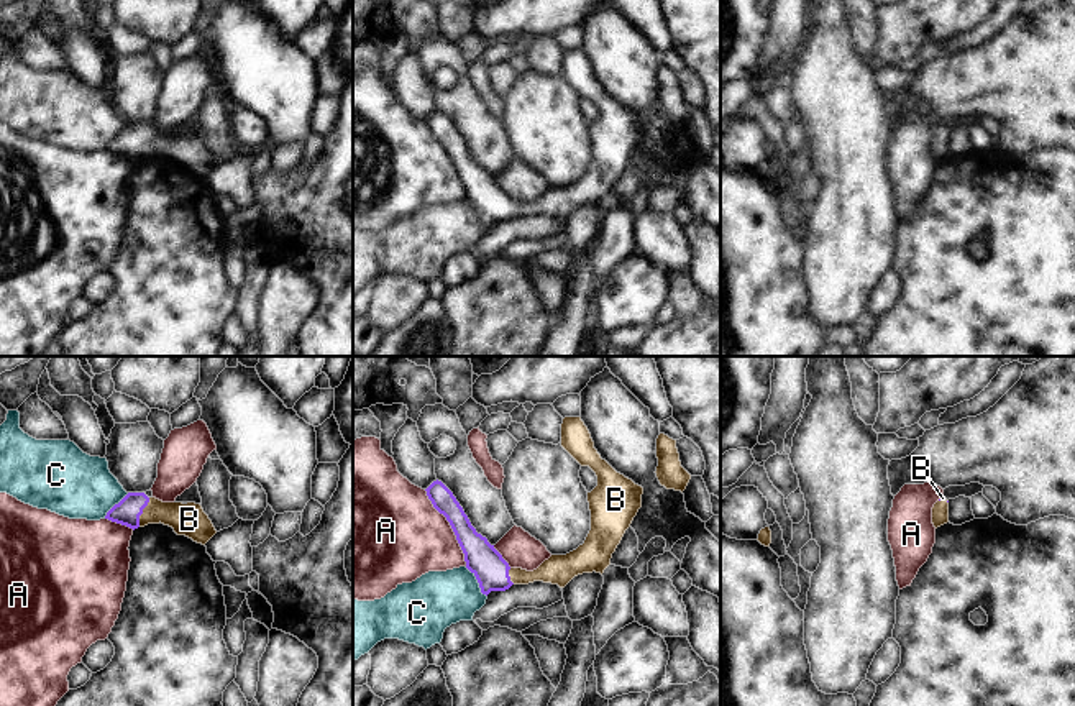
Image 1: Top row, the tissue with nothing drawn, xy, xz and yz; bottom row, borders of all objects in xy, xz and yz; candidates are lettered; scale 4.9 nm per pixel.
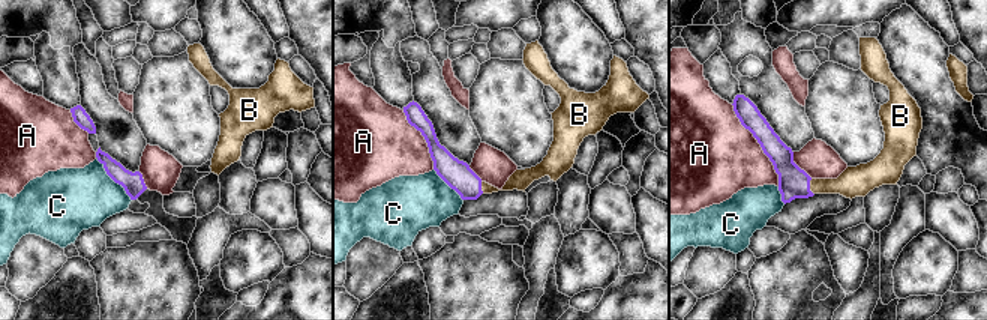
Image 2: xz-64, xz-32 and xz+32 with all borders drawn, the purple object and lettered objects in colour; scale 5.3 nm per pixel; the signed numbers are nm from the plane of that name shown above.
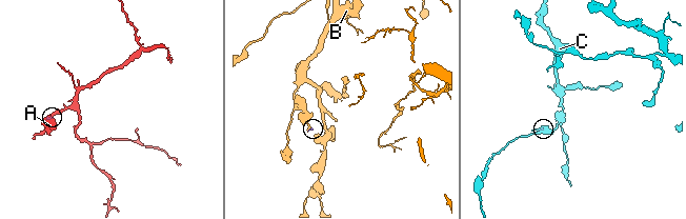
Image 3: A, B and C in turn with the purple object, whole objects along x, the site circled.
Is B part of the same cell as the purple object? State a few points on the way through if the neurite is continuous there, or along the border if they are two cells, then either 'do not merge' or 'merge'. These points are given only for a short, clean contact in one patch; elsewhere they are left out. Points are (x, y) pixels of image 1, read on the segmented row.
way xy (127, 513), (141, 513), (169, 513), (189, 519); merge

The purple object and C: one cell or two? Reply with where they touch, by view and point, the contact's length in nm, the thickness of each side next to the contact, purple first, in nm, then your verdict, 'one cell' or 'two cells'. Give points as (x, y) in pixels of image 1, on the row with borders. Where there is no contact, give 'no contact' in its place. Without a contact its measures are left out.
meets purple in xz at (478, 582); contact 190 nm long; 170 nm thick on the purple side, 280 nm on the other; two cells

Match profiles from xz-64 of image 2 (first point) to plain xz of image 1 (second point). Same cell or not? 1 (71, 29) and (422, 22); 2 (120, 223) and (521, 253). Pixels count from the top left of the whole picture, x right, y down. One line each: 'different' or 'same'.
1: same
2: same

